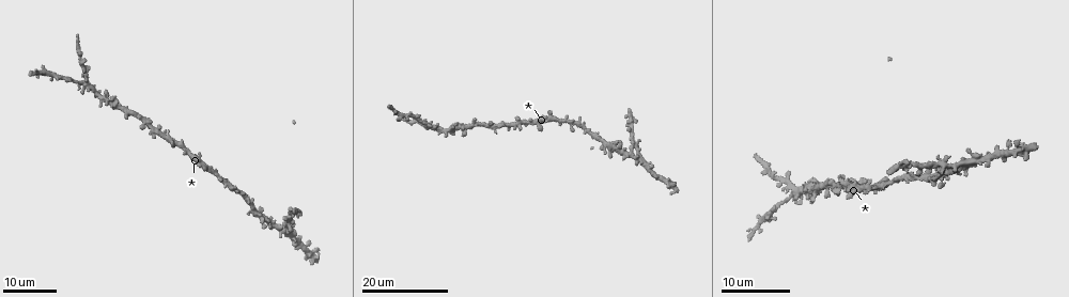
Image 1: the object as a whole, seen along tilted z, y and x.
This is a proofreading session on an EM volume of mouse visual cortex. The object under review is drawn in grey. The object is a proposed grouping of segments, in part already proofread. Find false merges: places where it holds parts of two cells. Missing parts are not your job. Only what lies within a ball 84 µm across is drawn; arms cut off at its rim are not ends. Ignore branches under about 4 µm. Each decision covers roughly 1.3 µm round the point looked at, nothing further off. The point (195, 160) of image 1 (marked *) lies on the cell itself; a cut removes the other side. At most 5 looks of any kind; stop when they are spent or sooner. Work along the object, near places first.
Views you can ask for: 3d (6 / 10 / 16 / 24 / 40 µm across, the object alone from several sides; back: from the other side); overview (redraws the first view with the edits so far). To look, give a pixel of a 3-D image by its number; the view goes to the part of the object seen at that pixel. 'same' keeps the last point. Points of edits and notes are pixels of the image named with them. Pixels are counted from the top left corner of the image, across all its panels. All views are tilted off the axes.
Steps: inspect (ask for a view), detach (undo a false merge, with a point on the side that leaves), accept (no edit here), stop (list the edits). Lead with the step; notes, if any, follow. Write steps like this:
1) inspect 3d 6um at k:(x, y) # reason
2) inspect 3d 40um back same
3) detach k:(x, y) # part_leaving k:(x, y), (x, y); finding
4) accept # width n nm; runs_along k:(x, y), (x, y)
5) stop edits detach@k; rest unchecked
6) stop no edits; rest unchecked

inspect 3d 24um at 1:(792, 190) # small branch off a trunk

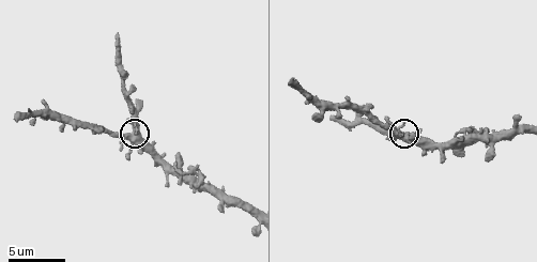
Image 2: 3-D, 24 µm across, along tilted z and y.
inspect 3d 10um same # zoom in

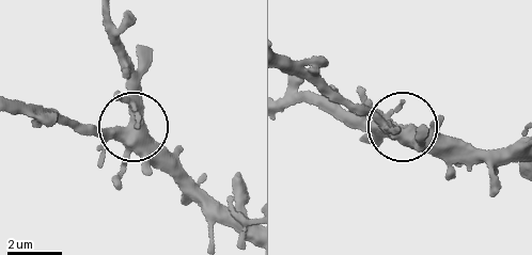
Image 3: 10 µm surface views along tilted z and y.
inspect 3d 10um back same # from behind

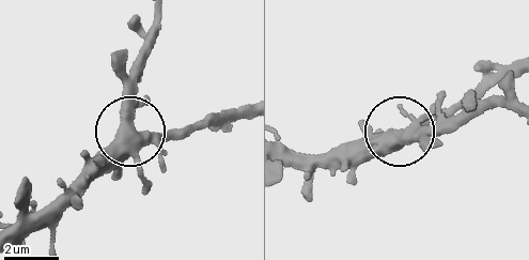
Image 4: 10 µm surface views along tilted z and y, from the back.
accept # width 440 nm; all the same cell

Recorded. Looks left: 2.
inspect 3d 6um at 2:(94, 127) # sudden change in width

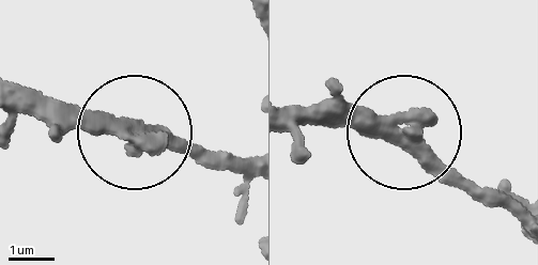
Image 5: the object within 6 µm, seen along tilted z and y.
accept # width 400 nm; runs_along 5:(512, 213), (441, 181), (389, 125), (300, 104); all the same cell

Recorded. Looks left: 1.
stop no edits; rest unchecked

